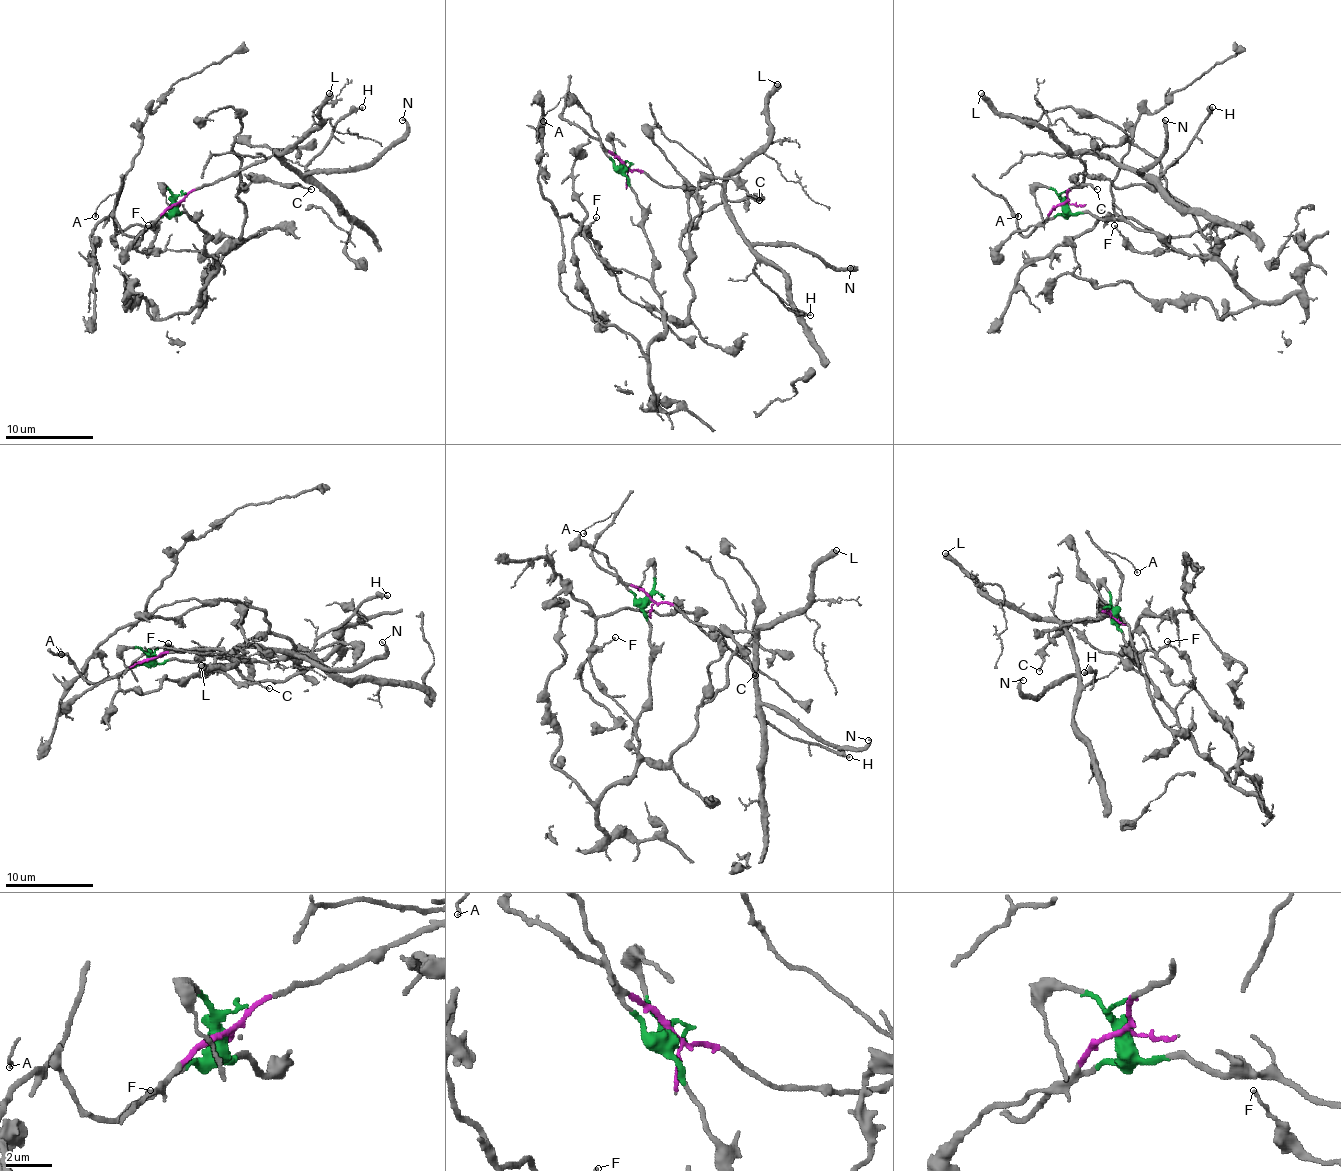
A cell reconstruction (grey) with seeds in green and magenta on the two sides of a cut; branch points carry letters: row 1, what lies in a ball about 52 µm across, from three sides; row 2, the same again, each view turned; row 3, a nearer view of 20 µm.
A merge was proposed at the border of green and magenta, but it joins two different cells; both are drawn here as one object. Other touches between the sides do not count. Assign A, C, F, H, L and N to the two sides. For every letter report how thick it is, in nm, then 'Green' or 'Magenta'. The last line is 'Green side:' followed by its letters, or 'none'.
A: Thickness 110 nm. Magenta
C: Thickness 130 nm. Green
F: Thickness 120 nm. Green
H: Thickness 240 nm. Magenta
L: Thickness 500 nm. Magenta
N: Thickness 100 nm. Magenta
Green side: C, F

